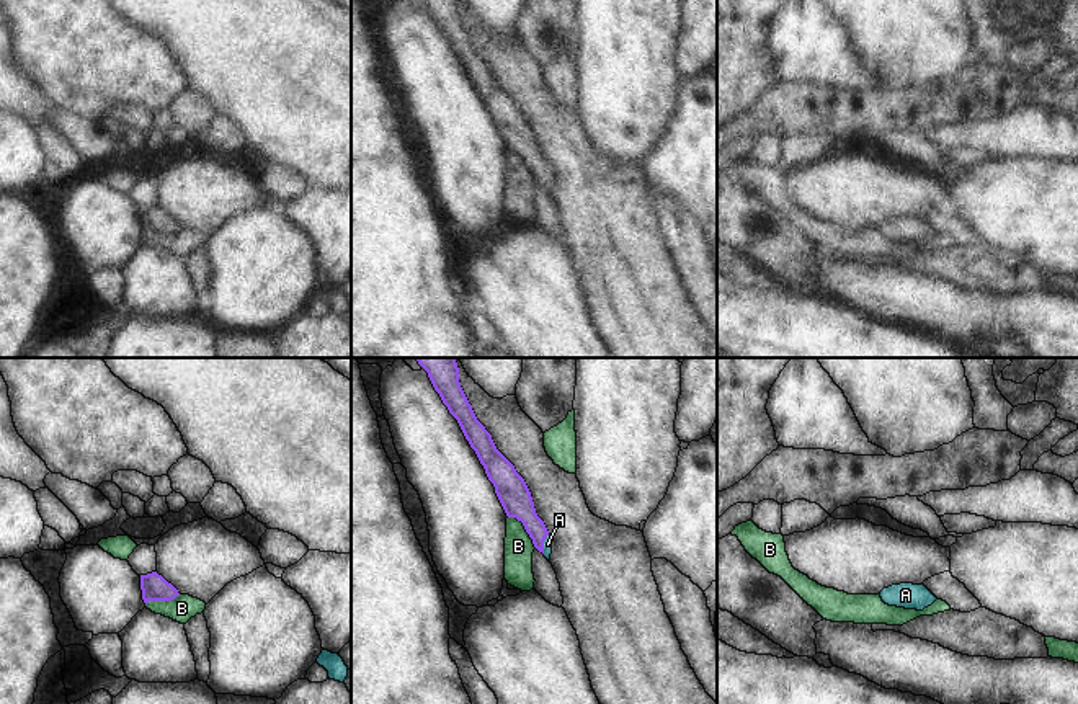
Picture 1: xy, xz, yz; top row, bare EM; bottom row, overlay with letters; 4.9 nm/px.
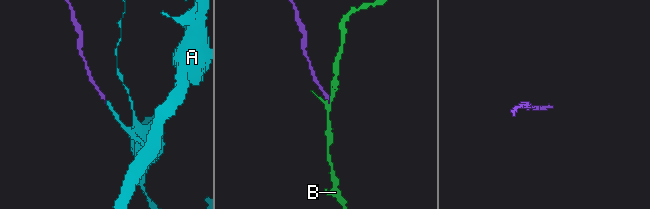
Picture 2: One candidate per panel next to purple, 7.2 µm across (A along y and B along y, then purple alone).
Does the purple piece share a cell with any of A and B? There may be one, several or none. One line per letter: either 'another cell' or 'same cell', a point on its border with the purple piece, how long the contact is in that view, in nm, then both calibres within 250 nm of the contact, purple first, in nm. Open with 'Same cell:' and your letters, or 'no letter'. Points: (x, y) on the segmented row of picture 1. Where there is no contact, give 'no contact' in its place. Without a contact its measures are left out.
Same cell: A
A: same cell; meets purple in xz at (543, 544); contact 100 nm long; 150 nm thick on the purple side, 50 nm on the other
B: another cell; meets purple in xz at (525, 528); contact 220 nm long; 160 nm thick on the purple side, 140 nm on the other

